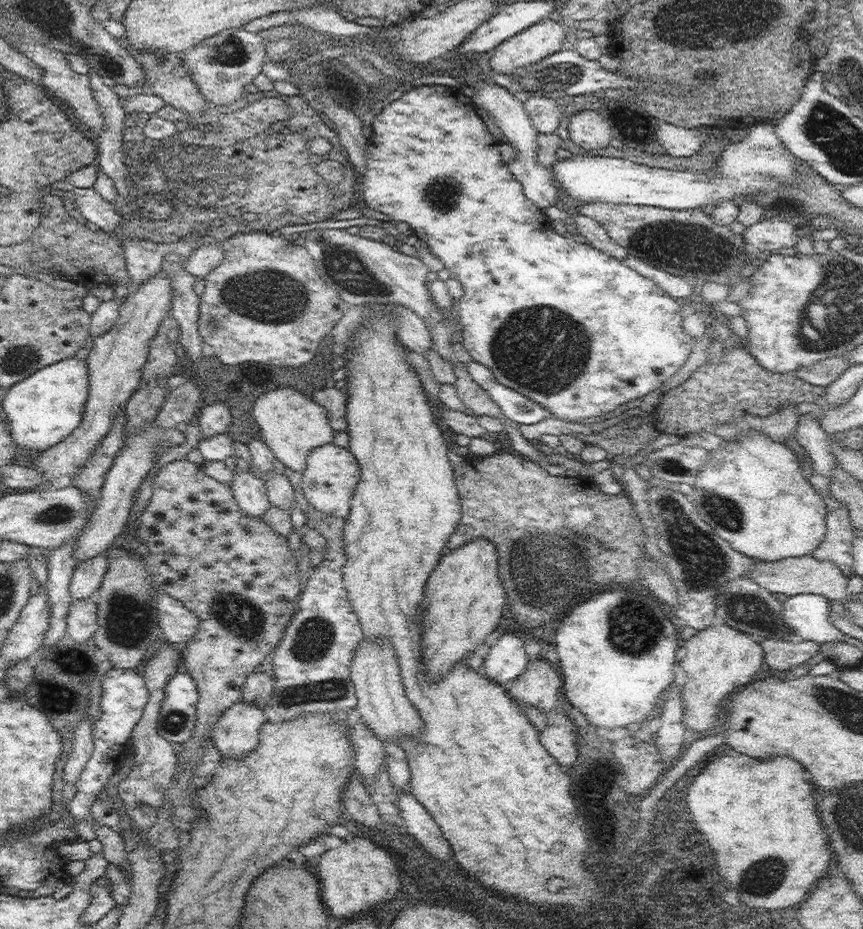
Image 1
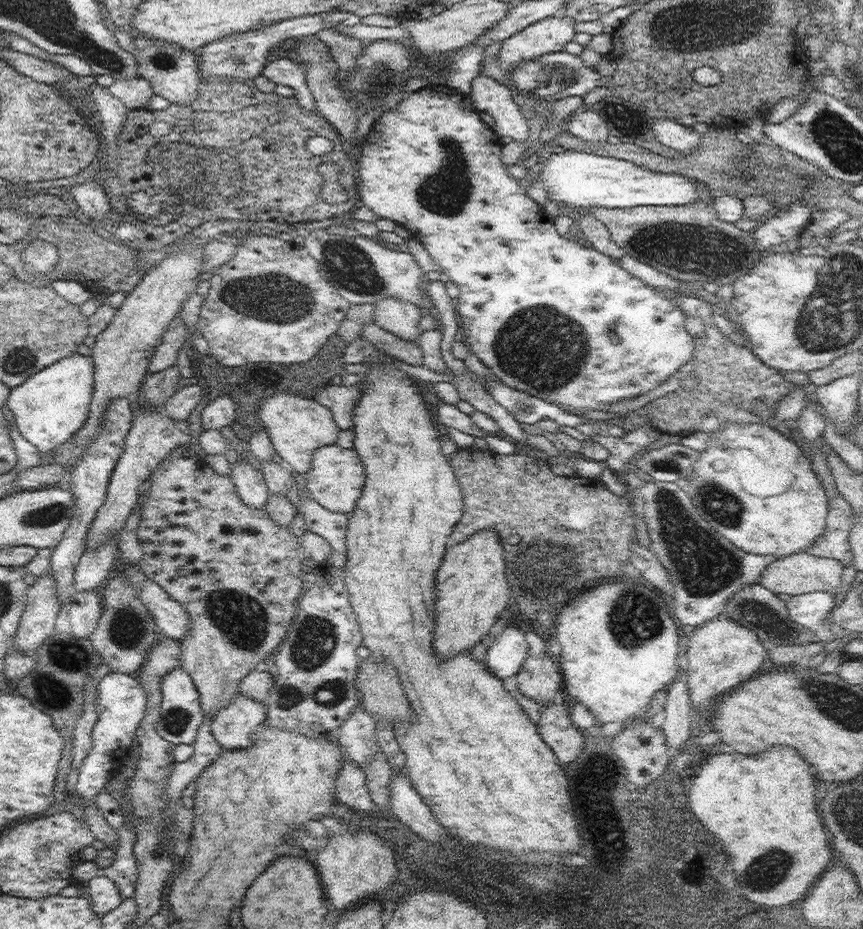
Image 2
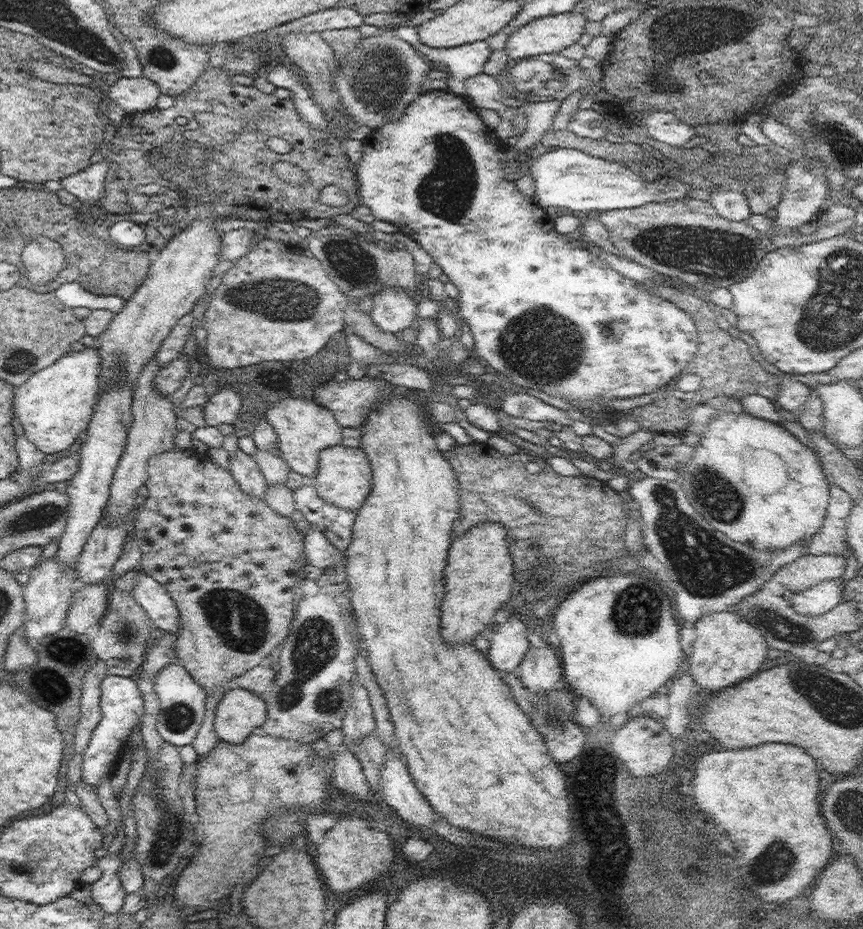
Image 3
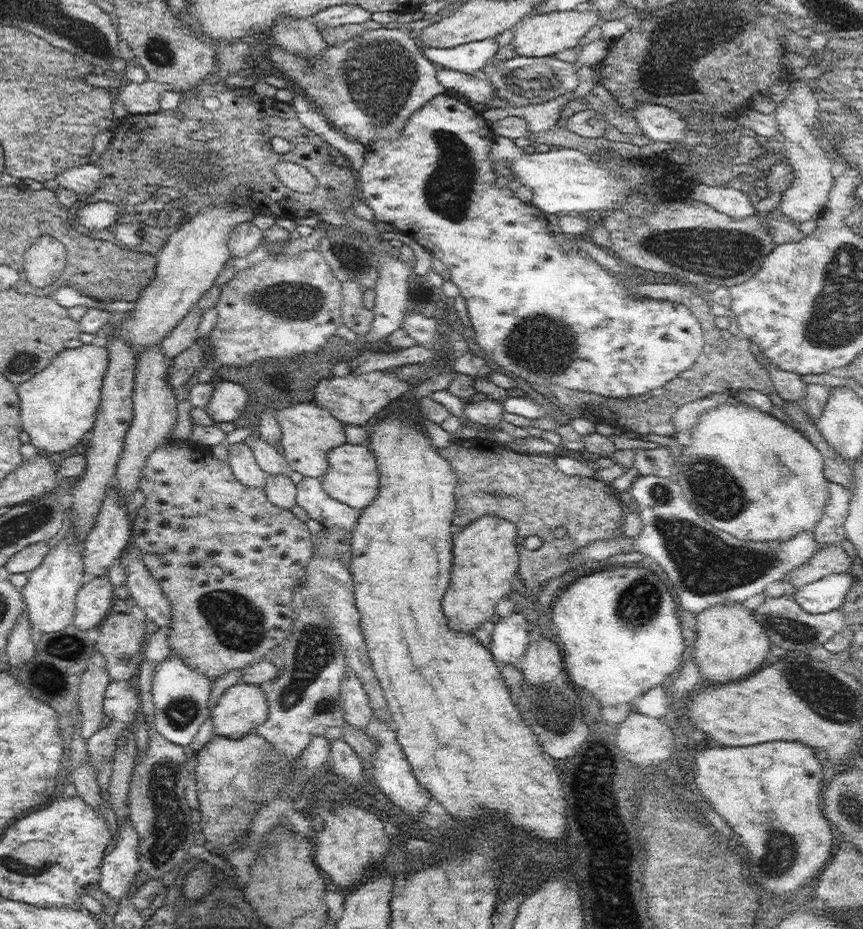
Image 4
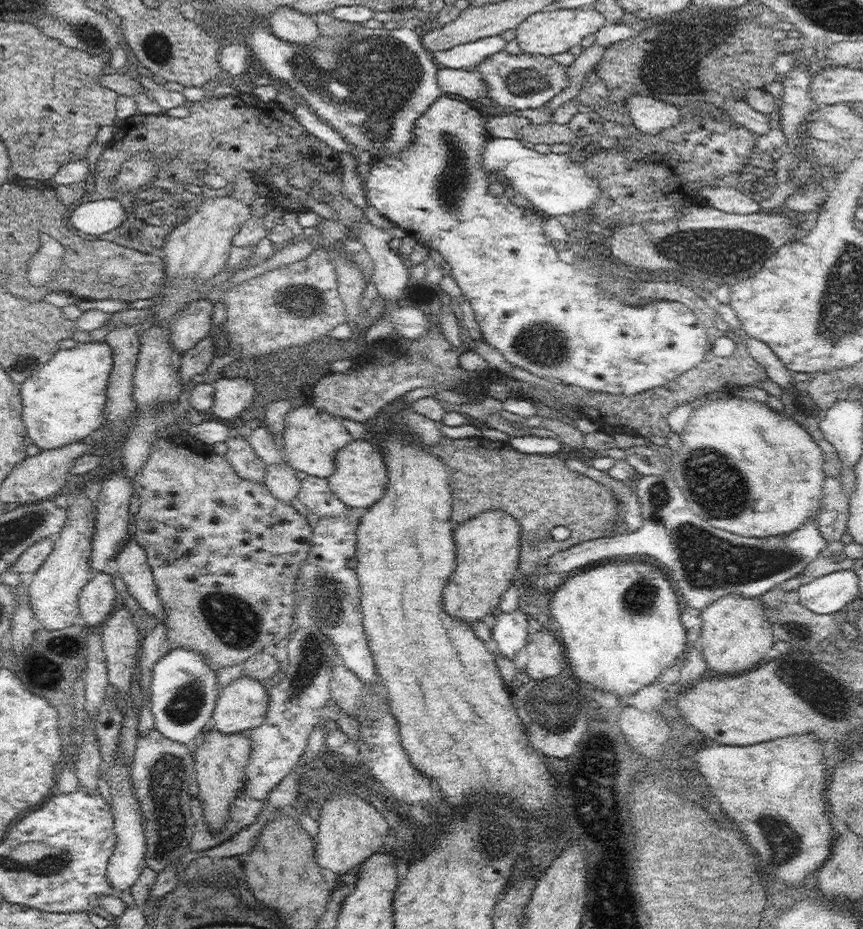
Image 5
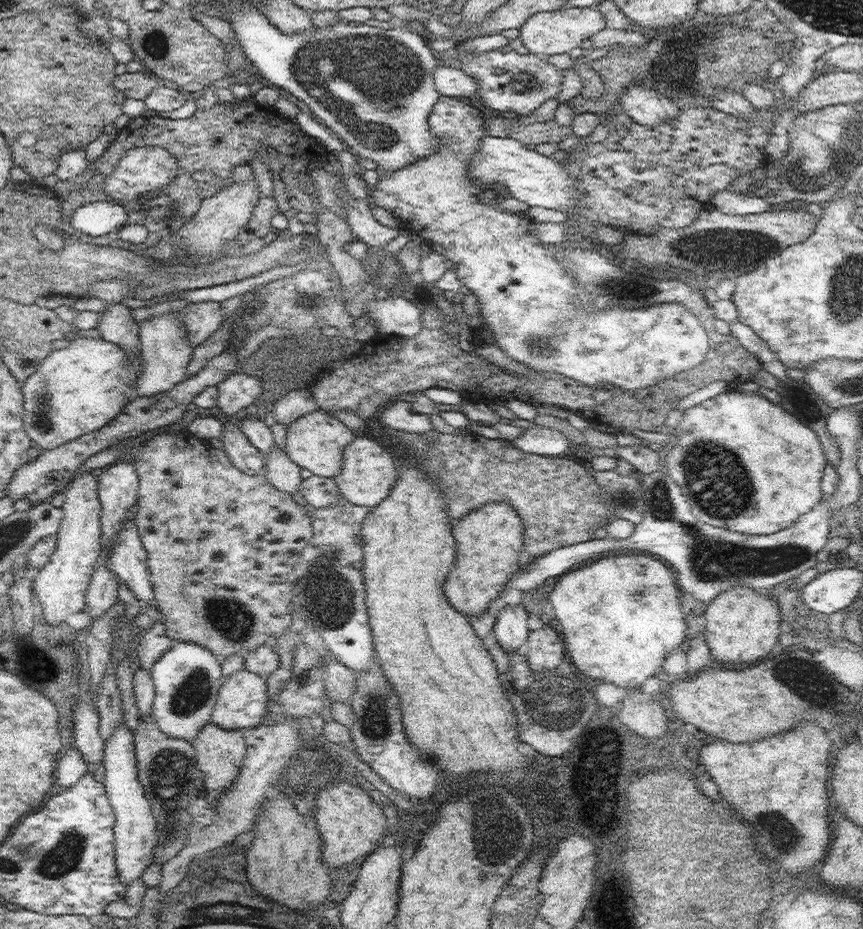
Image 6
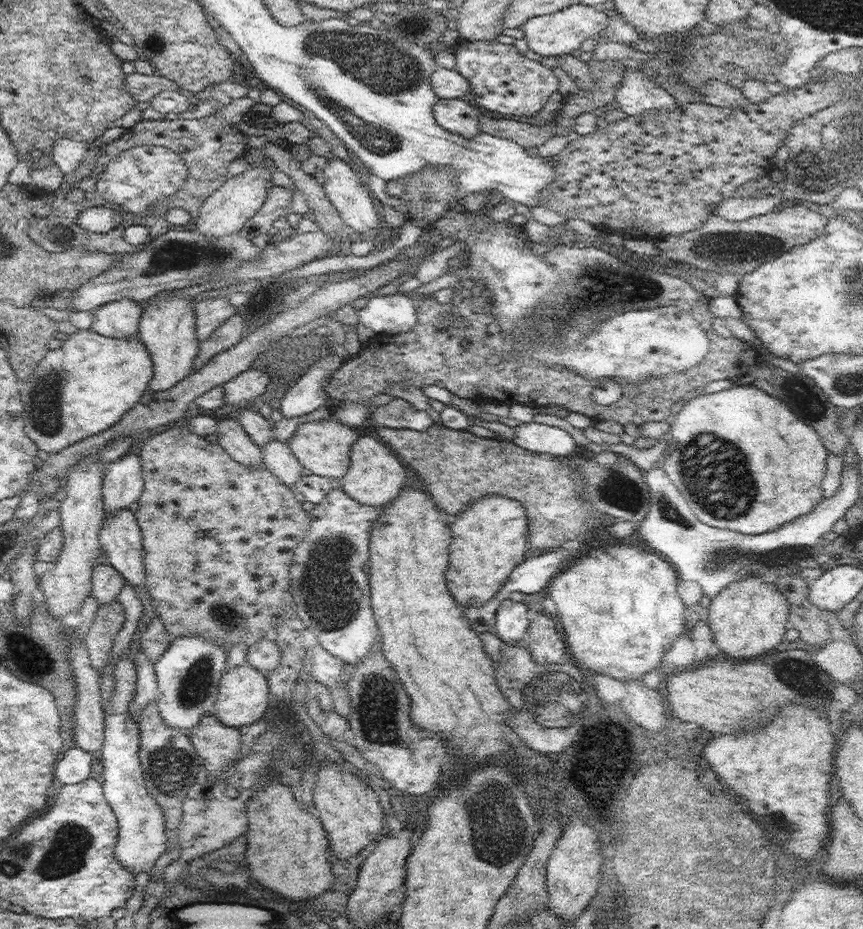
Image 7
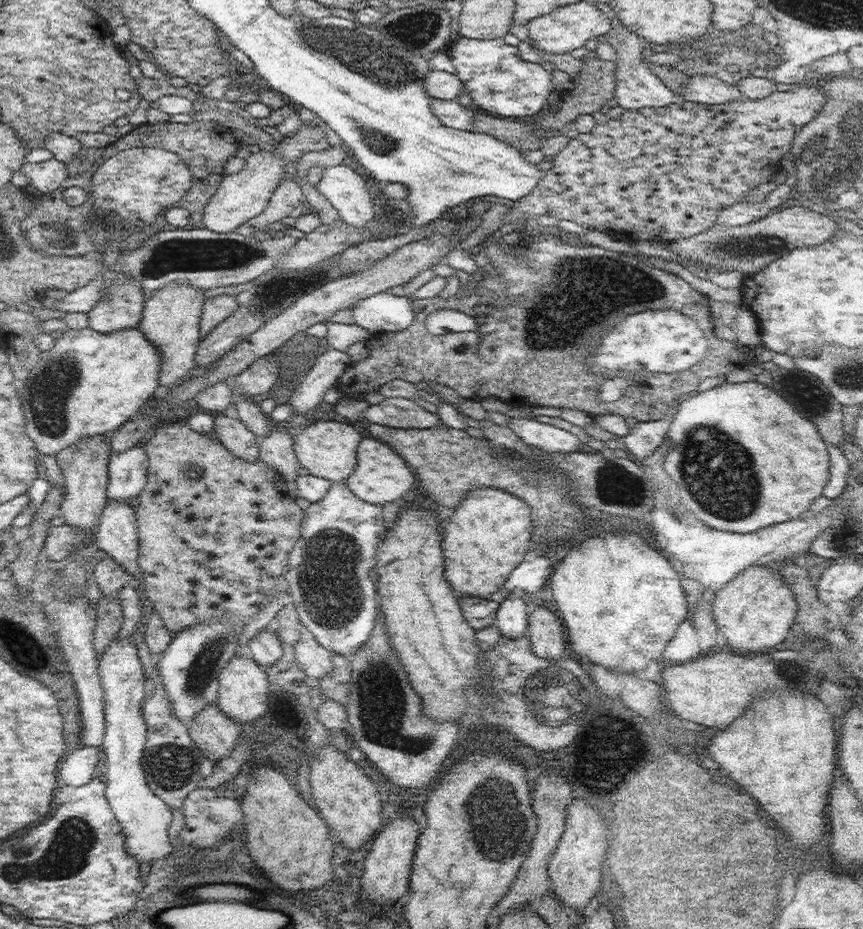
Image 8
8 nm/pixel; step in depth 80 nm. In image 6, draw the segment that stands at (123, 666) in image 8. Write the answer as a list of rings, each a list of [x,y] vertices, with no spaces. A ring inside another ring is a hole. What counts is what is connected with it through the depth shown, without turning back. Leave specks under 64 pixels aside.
[[[123,718],[115,729],[116,732],[108,738],[108,742],[105,742],[101,765],[105,779],[102,783],[115,814],[115,863],[119,874],[118,880],[129,885],[137,878],[141,878],[144,870],[150,866],[159,840],[156,834],[156,818],[138,778],[134,736]]]

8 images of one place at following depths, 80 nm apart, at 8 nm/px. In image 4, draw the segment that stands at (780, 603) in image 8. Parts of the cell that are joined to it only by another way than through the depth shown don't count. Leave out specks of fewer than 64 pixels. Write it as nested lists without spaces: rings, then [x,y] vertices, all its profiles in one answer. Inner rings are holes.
[[[741,603],[730,604],[730,606],[716,604],[696,617],[695,628],[698,637],[690,653],[693,654],[694,662],[706,685],[744,679],[758,671],[758,666],[769,656],[770,637],[766,634],[766,630],[763,630],[762,626],[756,622],[752,610]]]

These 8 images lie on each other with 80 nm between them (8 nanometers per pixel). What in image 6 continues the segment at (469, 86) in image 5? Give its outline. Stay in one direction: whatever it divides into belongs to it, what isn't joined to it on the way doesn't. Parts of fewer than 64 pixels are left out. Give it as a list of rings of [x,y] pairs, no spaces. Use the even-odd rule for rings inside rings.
[[[437,65],[433,77],[436,90],[442,96],[476,98],[478,90],[476,81],[459,66]]]

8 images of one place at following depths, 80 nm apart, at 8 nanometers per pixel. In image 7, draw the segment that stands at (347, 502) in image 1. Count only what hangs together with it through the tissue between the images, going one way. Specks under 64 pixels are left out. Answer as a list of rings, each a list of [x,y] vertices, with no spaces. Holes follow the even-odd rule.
[[[361,434],[351,446],[350,466],[347,473],[338,480],[338,486],[342,487],[355,501],[382,508],[394,500],[405,487],[407,478],[404,470],[404,465],[384,443]]]

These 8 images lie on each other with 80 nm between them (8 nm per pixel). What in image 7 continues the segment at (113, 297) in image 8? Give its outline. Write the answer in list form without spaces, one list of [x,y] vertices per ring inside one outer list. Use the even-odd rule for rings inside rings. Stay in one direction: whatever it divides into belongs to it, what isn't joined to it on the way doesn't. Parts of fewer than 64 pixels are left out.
[[[122,297],[97,308],[91,329],[110,338],[138,337],[142,313],[138,301]]]

